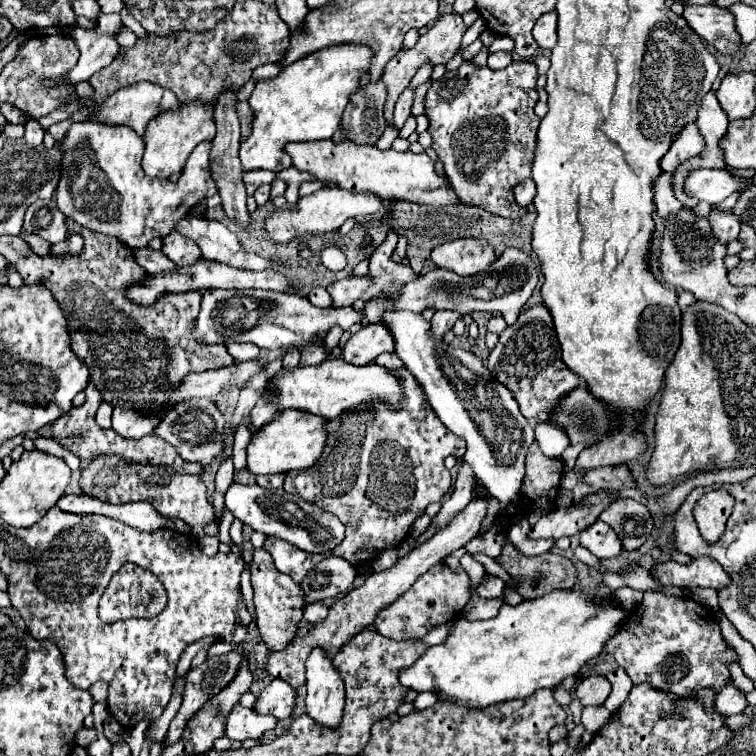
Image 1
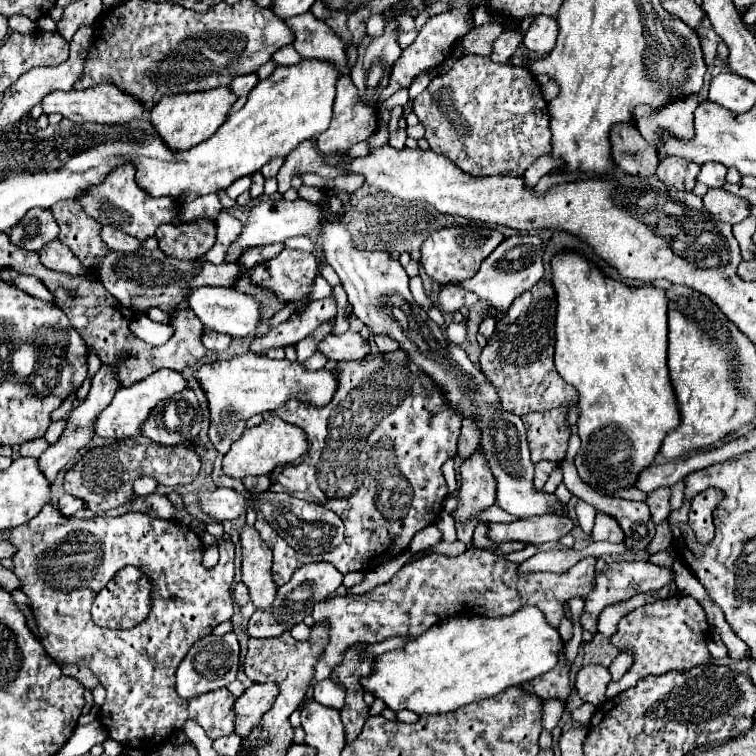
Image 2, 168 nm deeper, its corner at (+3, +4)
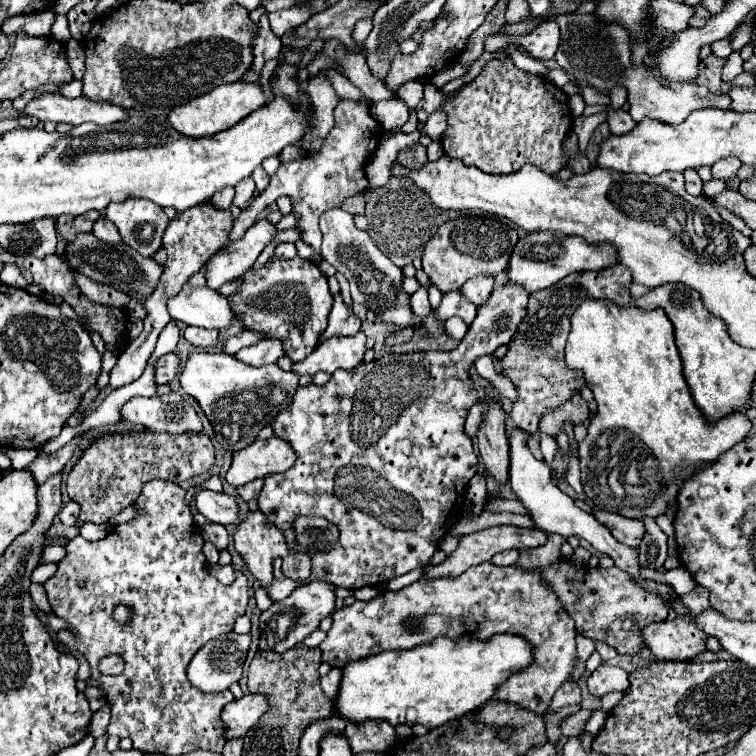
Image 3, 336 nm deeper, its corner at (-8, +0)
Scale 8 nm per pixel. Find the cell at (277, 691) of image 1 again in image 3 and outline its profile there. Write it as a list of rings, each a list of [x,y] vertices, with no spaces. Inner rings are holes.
[[[245,694],[239,700],[229,702],[221,710],[221,722],[225,726],[225,740],[241,738],[247,730],[267,712],[267,698],[259,694]]]

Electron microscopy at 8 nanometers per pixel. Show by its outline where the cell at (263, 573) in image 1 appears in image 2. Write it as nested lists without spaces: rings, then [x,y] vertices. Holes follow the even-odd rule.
[[[244,526],[240,532],[242,542],[242,582],[250,590],[250,600],[256,610],[270,610],[278,586],[272,580],[272,550],[260,540],[258,532]]]

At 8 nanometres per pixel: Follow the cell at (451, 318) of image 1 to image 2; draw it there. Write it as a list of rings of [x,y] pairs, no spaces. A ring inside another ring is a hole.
[[[456,284],[452,288],[444,288],[444,292],[440,292],[440,296],[438,296],[438,308],[444,314],[454,314],[462,306],[470,308],[476,302],[478,302],[478,296],[476,294],[464,292],[464,288],[456,288]]]

